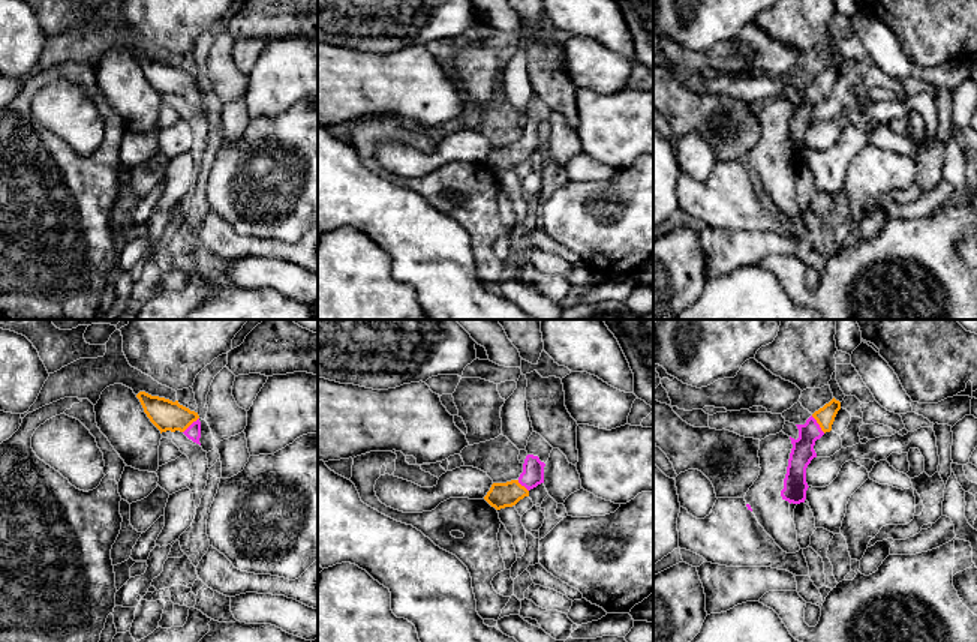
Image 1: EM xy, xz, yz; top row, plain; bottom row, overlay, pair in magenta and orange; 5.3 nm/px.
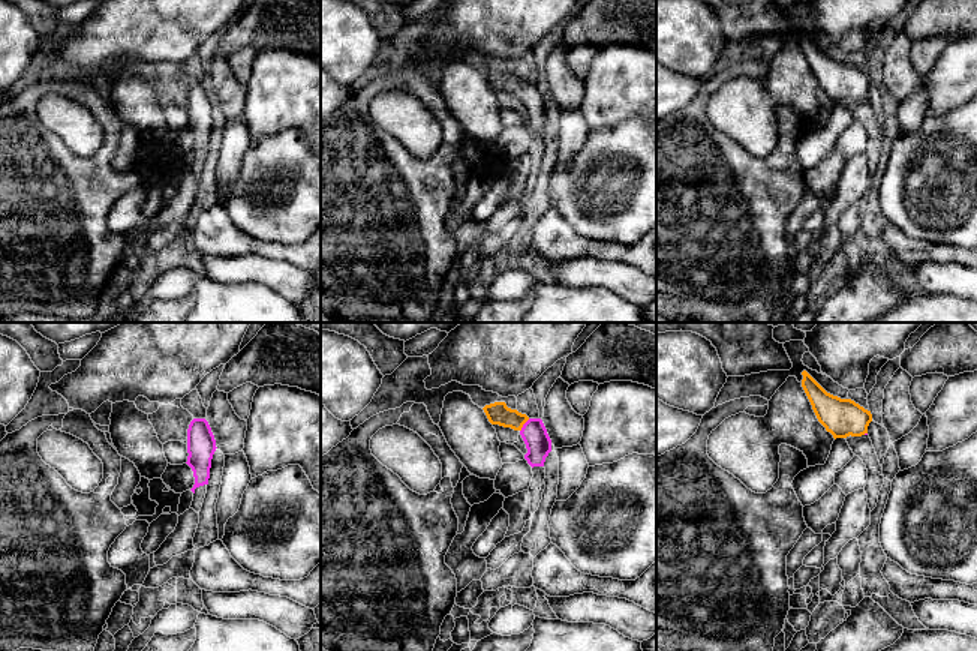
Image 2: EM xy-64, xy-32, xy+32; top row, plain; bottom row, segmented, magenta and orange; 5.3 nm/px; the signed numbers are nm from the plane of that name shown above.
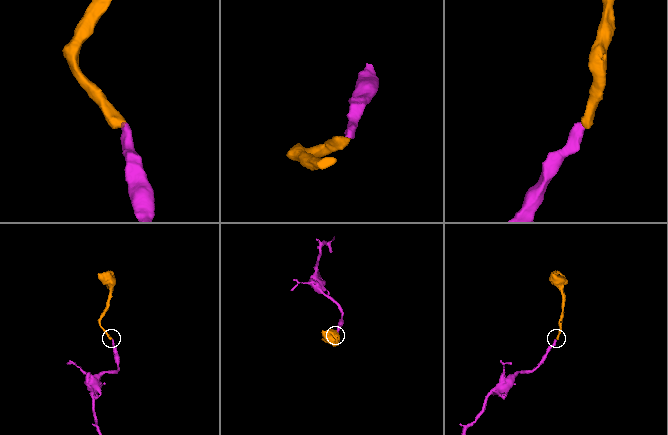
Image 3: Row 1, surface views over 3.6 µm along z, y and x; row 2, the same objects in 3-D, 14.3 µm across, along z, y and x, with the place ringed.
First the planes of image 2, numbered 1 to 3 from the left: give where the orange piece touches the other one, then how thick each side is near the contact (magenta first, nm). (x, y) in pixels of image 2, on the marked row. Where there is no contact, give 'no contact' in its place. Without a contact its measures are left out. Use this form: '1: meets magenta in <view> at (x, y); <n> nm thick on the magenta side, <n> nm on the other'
1: no contact
2: meets magenta in xy-32 at (523, 425); 140 nm thick on the magenta side, 120 nm on the other
3: no contact

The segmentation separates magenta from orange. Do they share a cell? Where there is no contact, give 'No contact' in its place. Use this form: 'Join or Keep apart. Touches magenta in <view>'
Join. Touches magenta in yz

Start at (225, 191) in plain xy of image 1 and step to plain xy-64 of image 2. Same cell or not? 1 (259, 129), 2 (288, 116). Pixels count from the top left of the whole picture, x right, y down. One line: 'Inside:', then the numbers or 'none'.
Inside: none

